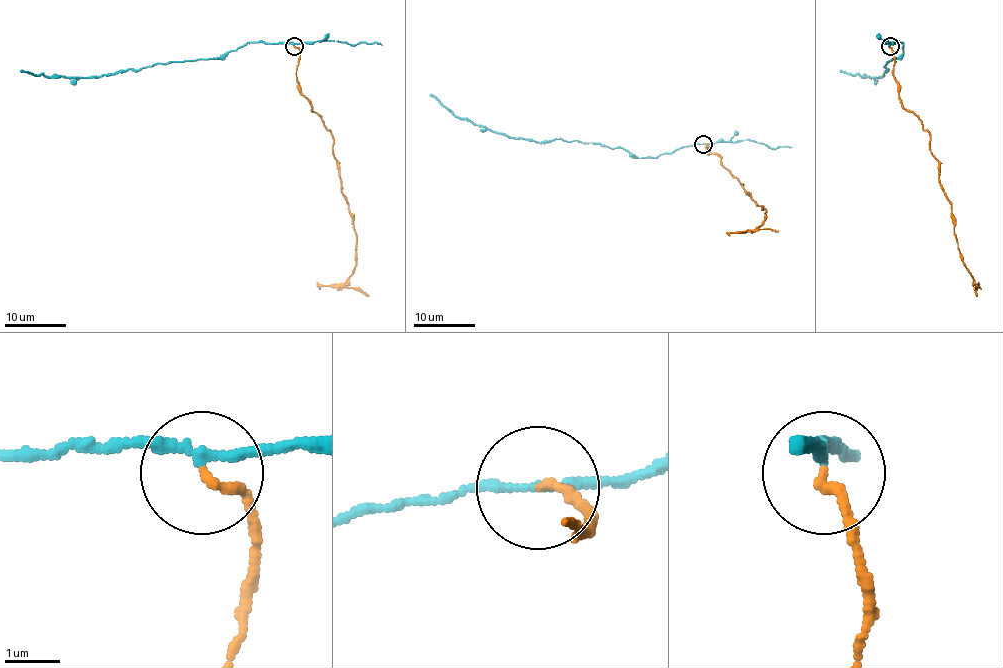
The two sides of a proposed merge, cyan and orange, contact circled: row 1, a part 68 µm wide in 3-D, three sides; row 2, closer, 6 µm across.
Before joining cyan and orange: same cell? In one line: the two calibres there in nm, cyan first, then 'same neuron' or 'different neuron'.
160 nm thick on the cyan side, 170 nm on the other; different neuron

